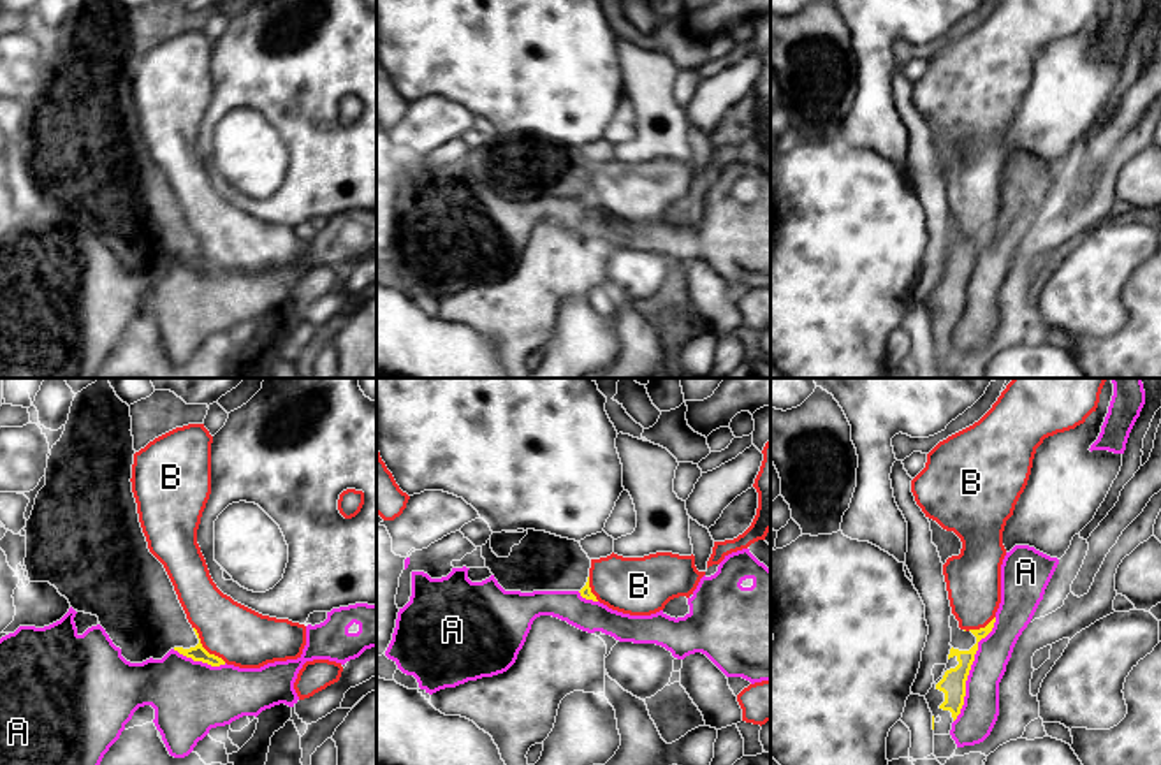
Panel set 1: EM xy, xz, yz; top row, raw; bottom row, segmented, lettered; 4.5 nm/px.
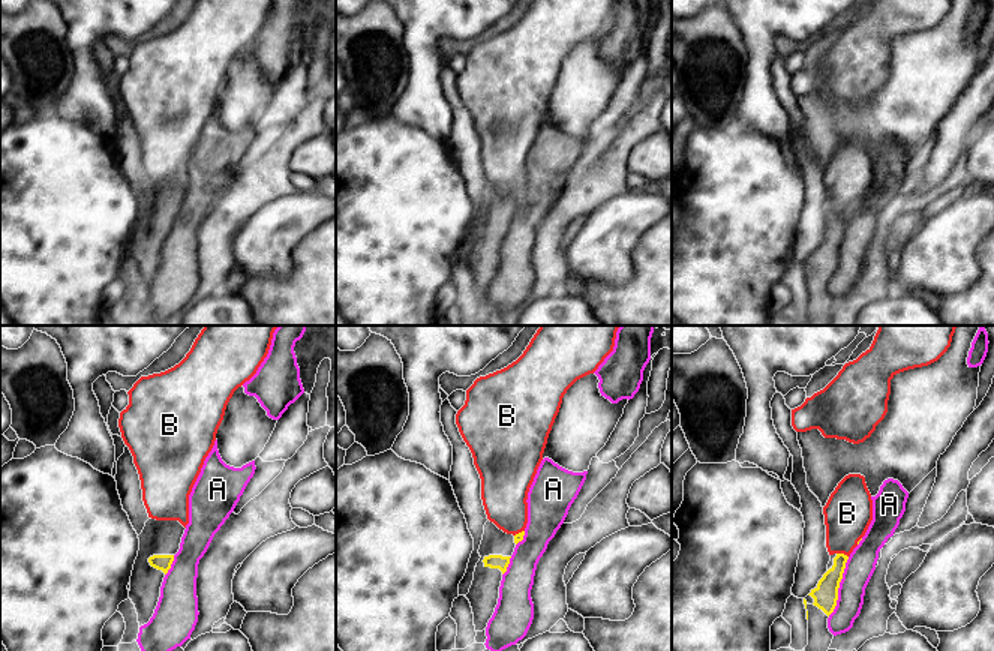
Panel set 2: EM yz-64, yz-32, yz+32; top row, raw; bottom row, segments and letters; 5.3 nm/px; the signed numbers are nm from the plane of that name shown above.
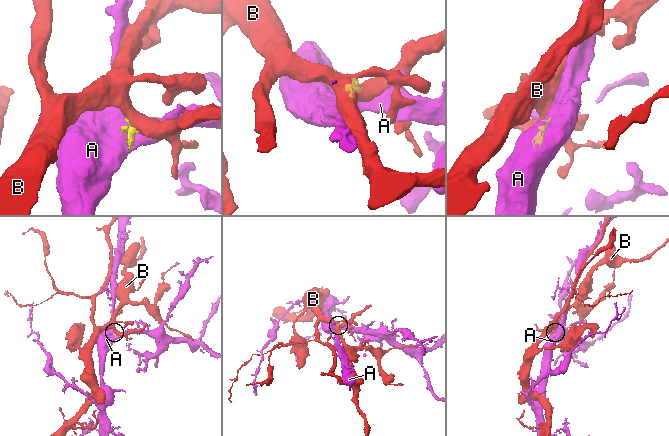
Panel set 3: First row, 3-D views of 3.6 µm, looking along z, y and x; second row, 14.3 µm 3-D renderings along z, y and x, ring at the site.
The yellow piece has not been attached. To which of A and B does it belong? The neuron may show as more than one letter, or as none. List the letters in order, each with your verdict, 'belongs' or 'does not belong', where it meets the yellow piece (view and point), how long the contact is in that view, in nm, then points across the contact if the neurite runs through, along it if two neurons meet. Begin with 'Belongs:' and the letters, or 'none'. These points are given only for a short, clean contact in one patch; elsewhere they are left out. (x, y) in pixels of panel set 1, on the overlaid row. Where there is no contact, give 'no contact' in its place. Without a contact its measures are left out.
Belongs: none
A: does not belong | yz (970, 669) | 500 nm
B: does not belong | xy (203, 648) | 220 nm | along xy (194, 626), (199, 642), (226, 662)

